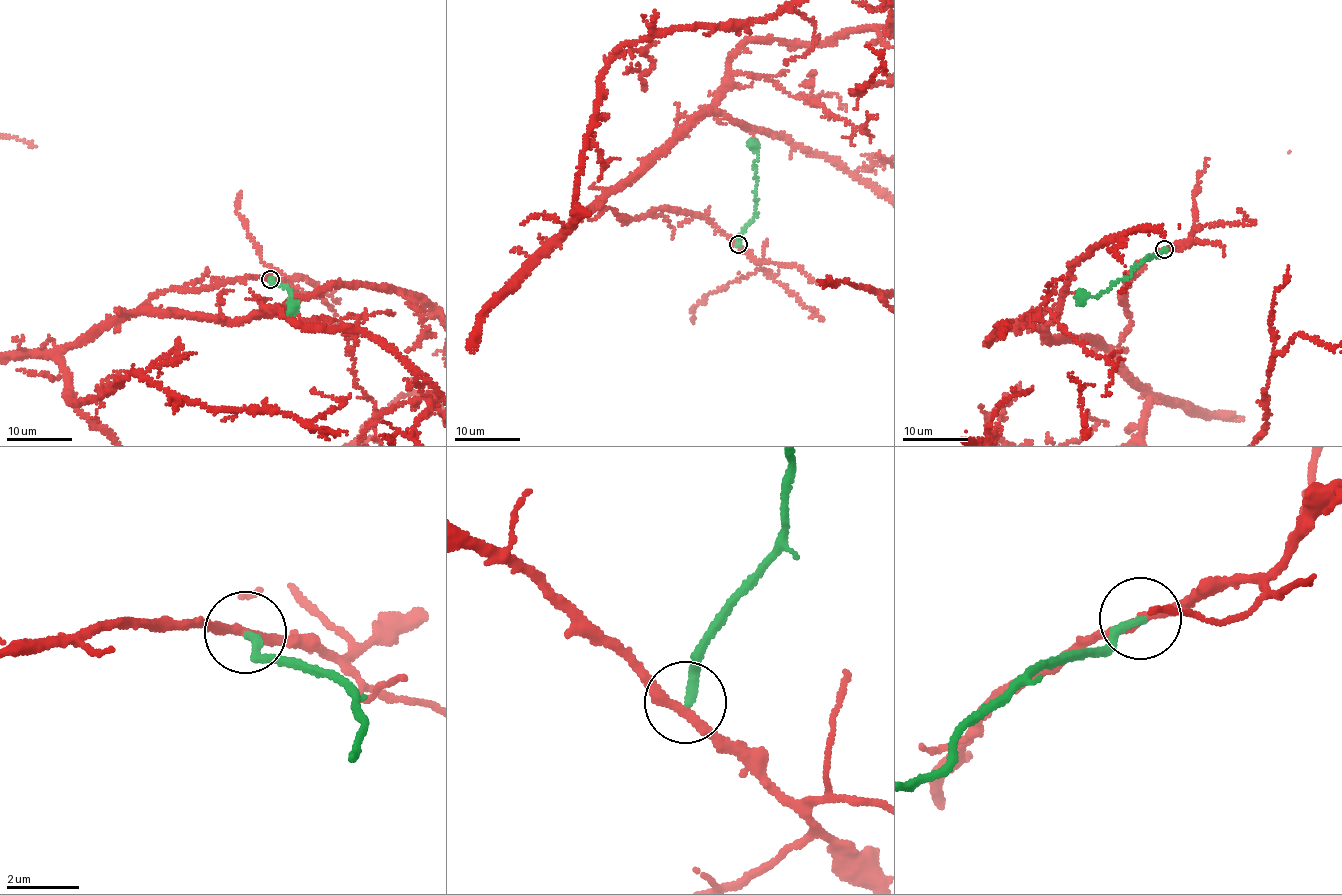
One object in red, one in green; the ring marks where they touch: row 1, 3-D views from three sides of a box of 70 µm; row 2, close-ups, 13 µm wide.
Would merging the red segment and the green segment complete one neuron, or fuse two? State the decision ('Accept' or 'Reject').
Reject

